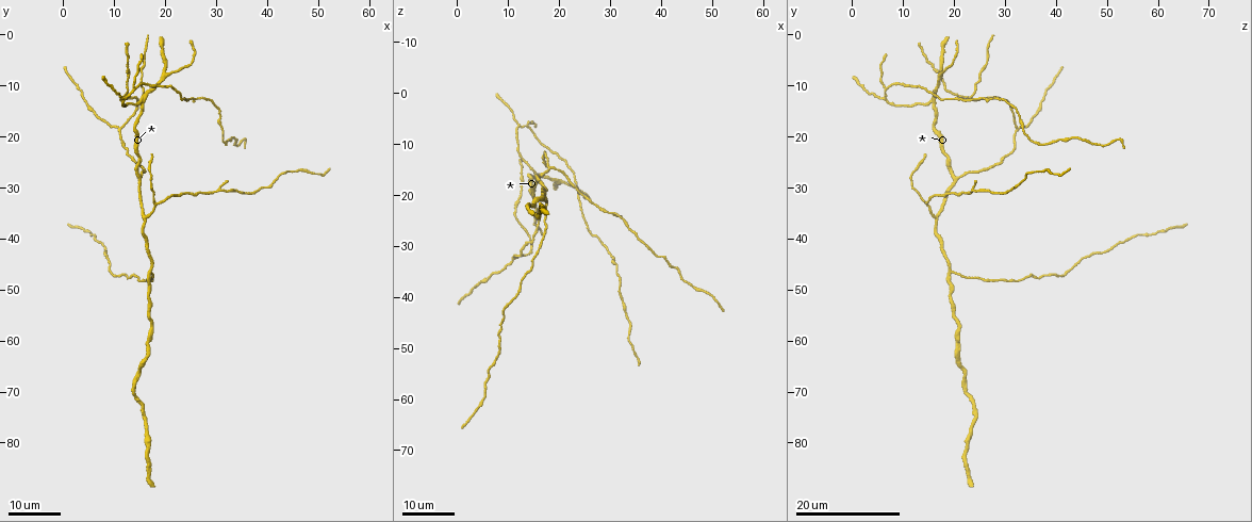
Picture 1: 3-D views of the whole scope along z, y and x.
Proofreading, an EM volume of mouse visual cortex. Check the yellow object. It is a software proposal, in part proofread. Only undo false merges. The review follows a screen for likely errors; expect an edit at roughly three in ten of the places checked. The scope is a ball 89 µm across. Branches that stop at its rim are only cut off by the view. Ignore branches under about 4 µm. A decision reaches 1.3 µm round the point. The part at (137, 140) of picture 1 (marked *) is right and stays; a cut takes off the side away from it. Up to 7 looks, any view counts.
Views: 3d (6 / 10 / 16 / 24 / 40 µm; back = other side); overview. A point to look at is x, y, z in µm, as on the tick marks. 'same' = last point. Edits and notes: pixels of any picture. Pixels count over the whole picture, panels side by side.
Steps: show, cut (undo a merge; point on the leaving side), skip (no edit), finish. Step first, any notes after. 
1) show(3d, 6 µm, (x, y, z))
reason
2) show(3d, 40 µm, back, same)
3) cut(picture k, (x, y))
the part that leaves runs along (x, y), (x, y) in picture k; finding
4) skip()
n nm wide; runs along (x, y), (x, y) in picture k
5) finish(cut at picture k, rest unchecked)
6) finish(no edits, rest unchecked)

show(3d, 16 µm, (15.0, 28.0, 20.5))
thin arm on a thick one

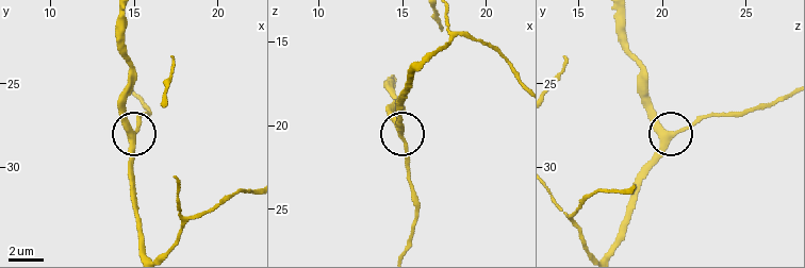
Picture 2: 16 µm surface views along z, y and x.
show(3d, 10 µm, (15.0, 28.0, 20.4))

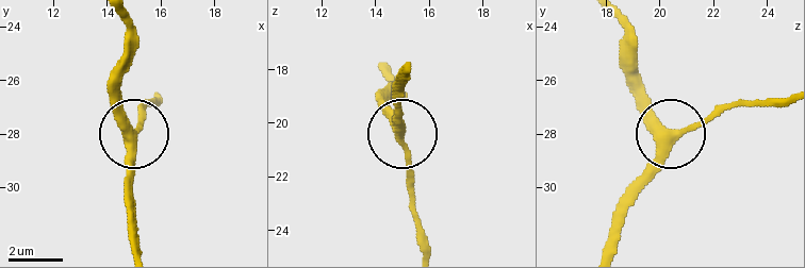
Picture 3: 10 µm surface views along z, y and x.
skip()
runs along (610, 18), (629, 80), (666, 128), (693, 130), (732, 102) in picture 3; continuous, no second neuron

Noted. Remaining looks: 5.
show(3d, 16 µm, (17.5, 46.5, 19.5))

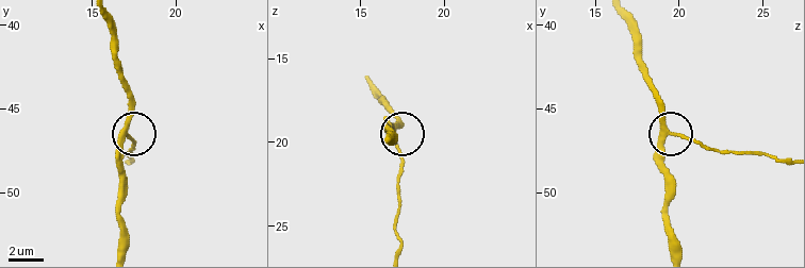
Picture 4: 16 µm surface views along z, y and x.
show(3d, 10 µm, (16.9, 46.3, 19.2))

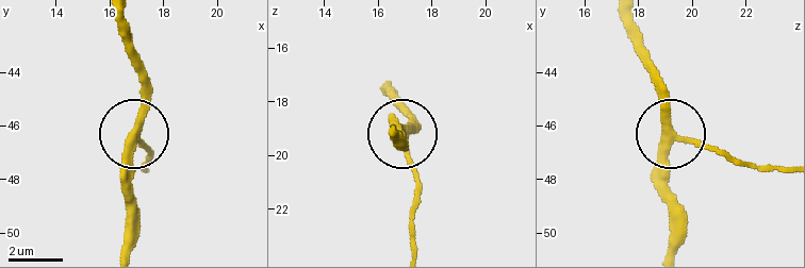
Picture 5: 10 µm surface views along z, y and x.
skip()
side arm 48 µm; 3 arms; one neuron here

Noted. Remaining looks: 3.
show(3d, 16 µm, (15.5, 12.5, 15.5))
three arms meet

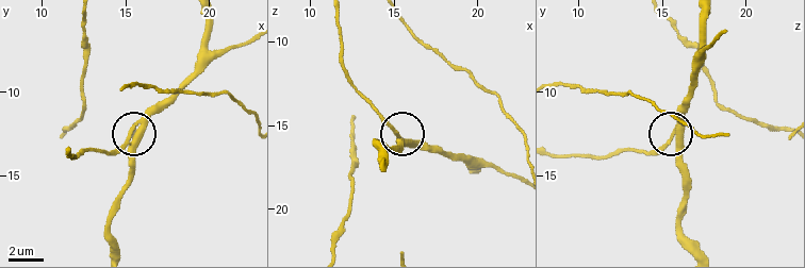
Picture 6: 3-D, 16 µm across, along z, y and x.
show(3d, 10 µm, (15.1, 12.6, 15.5))

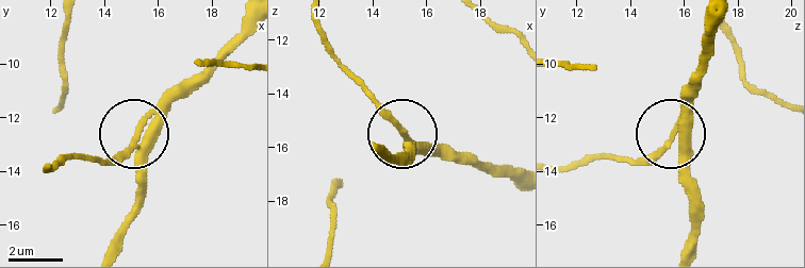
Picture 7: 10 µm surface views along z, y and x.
skip()
270 nm wide; one neuron here

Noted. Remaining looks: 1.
finish(no edits, rest unchecked)

